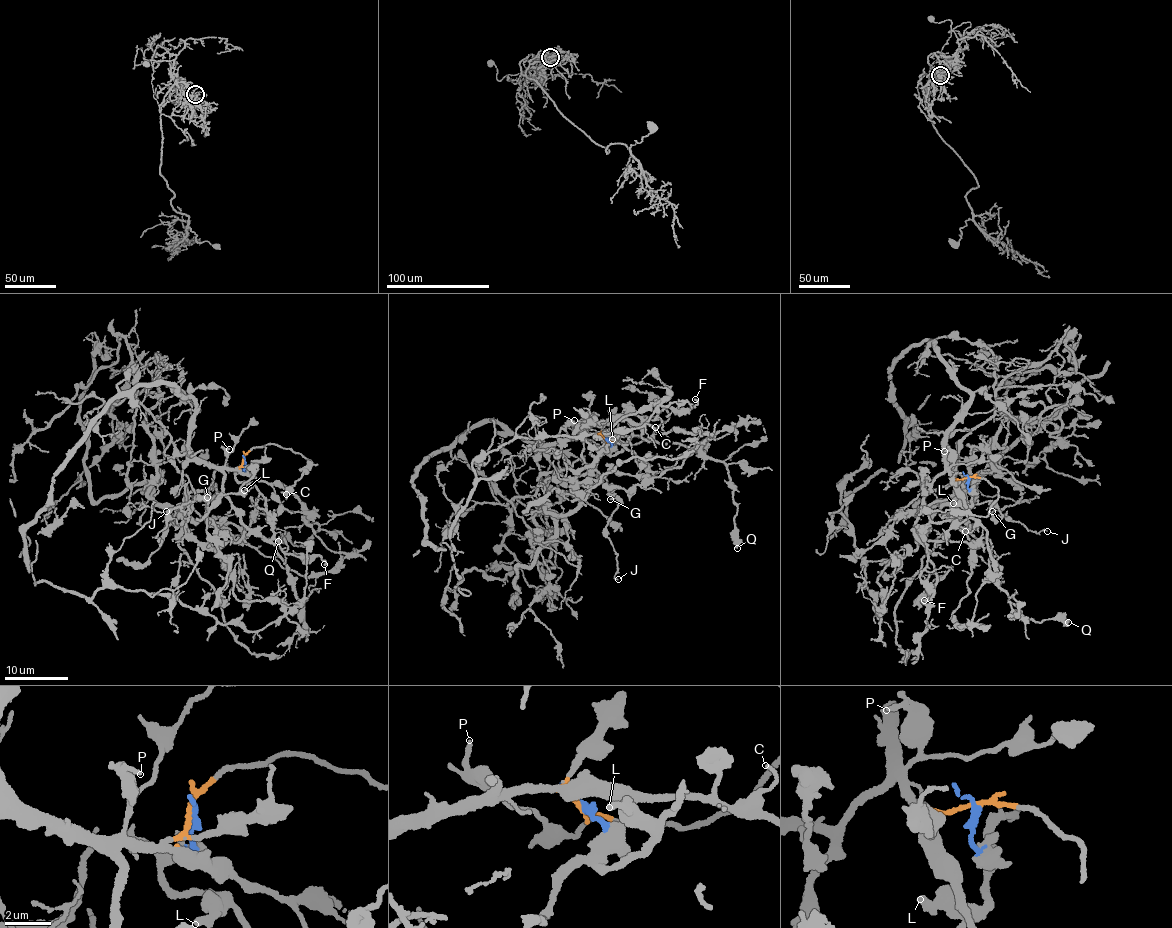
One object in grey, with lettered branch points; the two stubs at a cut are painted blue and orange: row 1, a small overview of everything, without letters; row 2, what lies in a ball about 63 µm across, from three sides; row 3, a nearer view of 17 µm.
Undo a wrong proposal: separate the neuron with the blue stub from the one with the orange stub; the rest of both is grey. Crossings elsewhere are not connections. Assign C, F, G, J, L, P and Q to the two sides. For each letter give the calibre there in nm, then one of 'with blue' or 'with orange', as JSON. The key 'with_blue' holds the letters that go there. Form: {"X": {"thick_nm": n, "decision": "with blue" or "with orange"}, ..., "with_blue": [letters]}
{"C": {"thick_nm": 130, "decision": "with orange"}, "F": {"thick_nm": 200, "decision": "with blue"}, "G": {"thick_nm": 160, "decision": "with blue"}, "J": {"thick_nm": 130, "decision": "with blue"}, "L": {"thick_nm": 340, "decision": "with blue"}, "P": {"thick_nm": 170, "decision": "with orange"}, "Q": {"thick_nm": 460, "decision": "with orange"}, "with_blue": ["F", "G", "J", "L"]}

